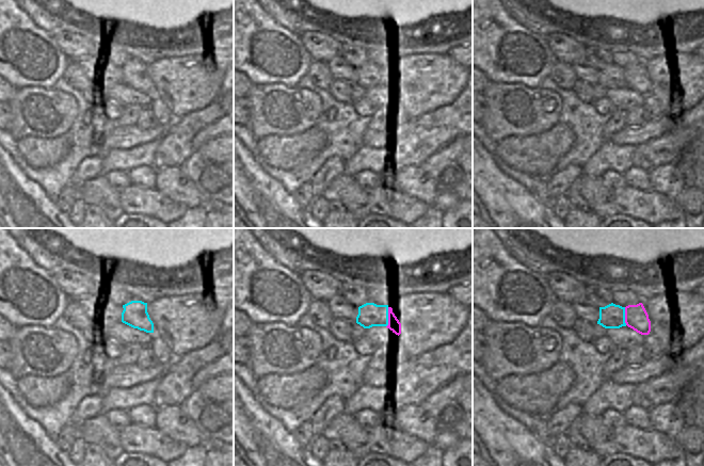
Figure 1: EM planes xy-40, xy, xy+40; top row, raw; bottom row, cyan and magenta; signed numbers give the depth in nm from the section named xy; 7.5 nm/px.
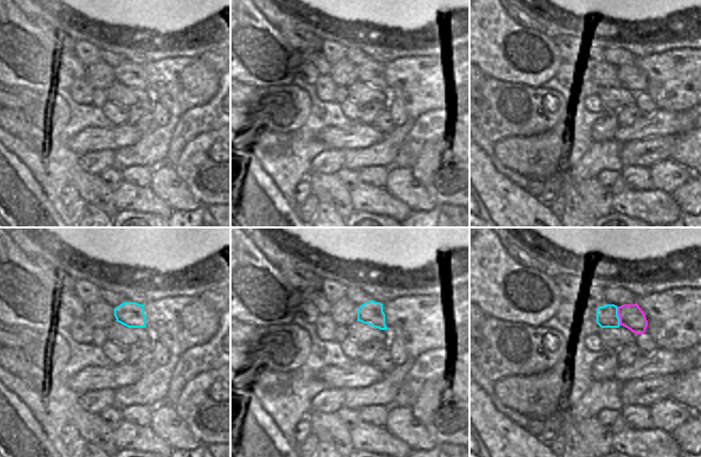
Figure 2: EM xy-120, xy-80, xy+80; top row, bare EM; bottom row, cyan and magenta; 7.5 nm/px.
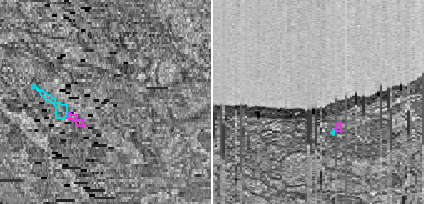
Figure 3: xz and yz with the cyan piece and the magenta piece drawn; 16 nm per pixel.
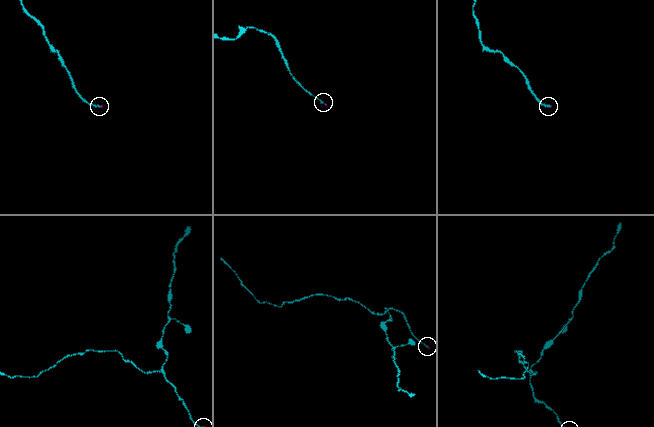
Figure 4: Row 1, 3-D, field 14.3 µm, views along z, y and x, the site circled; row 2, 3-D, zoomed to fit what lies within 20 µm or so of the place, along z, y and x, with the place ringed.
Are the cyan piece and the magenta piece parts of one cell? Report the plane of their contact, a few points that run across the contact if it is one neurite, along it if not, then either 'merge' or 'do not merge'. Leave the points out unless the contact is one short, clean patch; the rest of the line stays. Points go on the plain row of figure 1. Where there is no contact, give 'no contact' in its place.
contact in xy; line xy (370, 76), (387, 78), (394, 85); merge

